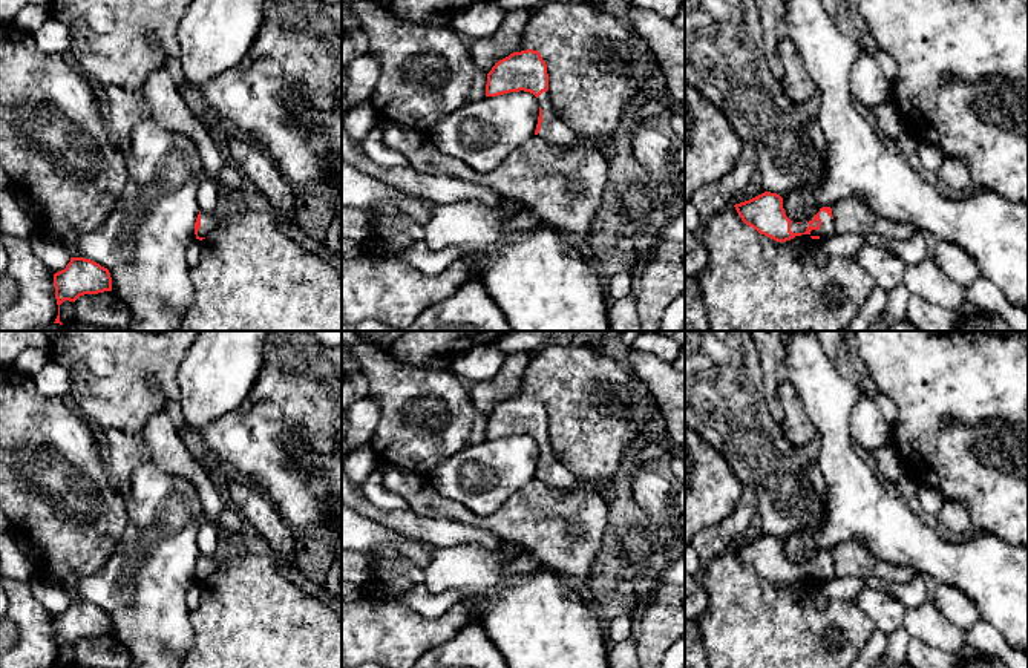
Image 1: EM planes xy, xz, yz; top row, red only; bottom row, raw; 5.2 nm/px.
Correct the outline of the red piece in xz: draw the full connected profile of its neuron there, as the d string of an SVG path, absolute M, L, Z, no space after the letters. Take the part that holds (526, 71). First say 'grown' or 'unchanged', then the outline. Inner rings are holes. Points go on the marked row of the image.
grown | M533 49L513 52L499 60L487 74L486 97L498 97L510 92L530 92L539 101L539 116L535 135L558 149L567 149L579 141L579 135L561 121L548 100L547 64Z

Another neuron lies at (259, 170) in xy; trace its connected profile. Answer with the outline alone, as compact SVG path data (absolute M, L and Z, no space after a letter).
M225 124L225 132L224 152L234 159L248 187L264 198L270 207L279 208L286 216L305 216L299 190L280 175L274 161L233 126Z

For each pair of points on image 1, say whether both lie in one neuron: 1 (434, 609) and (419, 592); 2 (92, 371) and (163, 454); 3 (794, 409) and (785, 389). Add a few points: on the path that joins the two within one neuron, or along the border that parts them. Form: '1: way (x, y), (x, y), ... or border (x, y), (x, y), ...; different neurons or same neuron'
1: way (429, 604), (422, 596); same neuron
2: border (163, 406), (146, 423), (144, 440), (149, 457); different neurons
3: way (791, 405), (788, 394); same neuron

